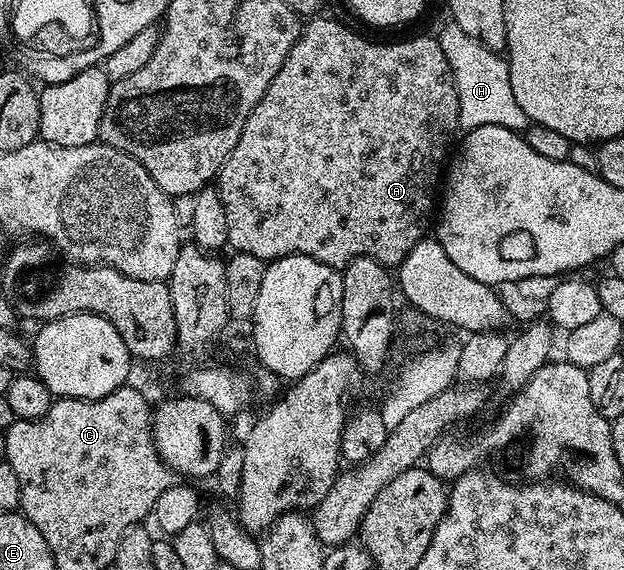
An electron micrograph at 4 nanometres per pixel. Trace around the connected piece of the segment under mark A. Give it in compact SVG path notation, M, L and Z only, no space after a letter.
M310 18L302 26L301 37L295 41L291 53L287 53L287 61L283 61L279 73L275 73L275 81L267 85L267 93L263 93L259 105L251 109L251 117L247 117L247 125L243 125L243 133L239 133L235 149L231 149L215 176L215 186L227 217L228 246L233 247L234 252L251 253L266 261L288 255L306 255L338 269L345 268L355 257L366 255L387 268L396 269L407 253L415 249L417 242L426 238L428 231L425 230L428 227L430 230L431 216L446 166L445 154L449 151L453 134L459 131L459 93L455 89L451 65L447 65L447 57L443 57L443 49L436 38L417 35L414 39L401 39L398 43L372 43L359 32L333 19L321 18Z

